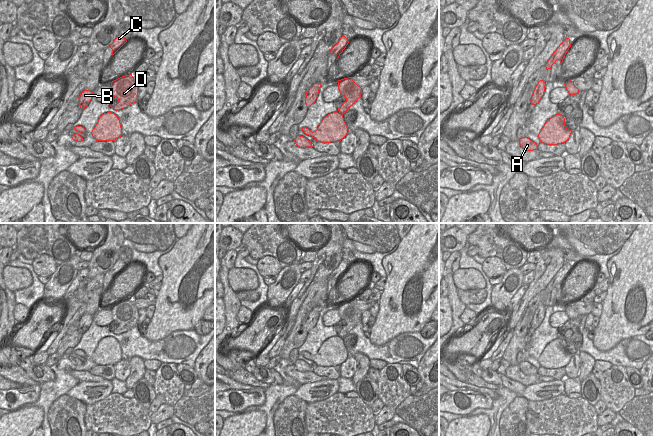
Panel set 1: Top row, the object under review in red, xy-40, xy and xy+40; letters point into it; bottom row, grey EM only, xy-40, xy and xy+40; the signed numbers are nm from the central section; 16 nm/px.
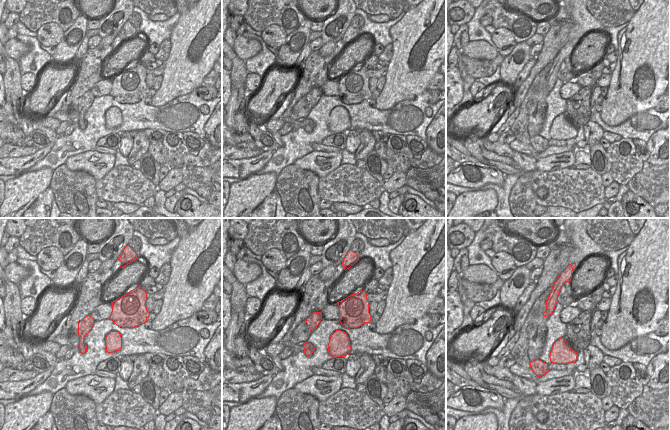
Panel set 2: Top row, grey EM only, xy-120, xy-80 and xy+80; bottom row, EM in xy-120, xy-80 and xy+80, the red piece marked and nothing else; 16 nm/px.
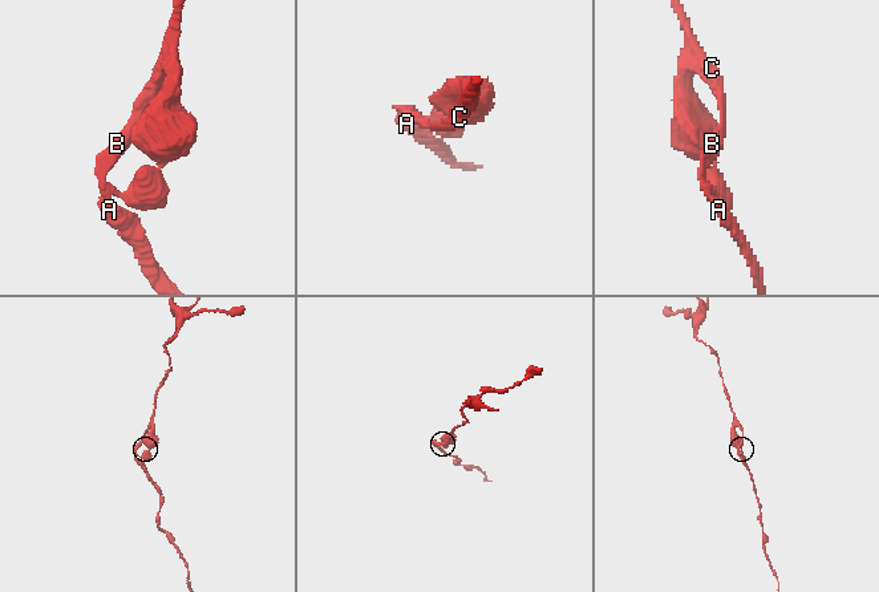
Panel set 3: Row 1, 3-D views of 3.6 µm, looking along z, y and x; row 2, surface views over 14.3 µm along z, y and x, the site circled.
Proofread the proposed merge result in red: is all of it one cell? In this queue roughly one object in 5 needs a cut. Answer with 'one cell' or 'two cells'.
one cell

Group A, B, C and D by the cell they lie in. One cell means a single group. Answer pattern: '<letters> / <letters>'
A B C D

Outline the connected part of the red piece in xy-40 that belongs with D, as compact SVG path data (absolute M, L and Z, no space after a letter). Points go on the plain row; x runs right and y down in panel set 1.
M132 298L122 300L111 306L112 319L118 323L111 332L118 335L138 326L138 308Z

